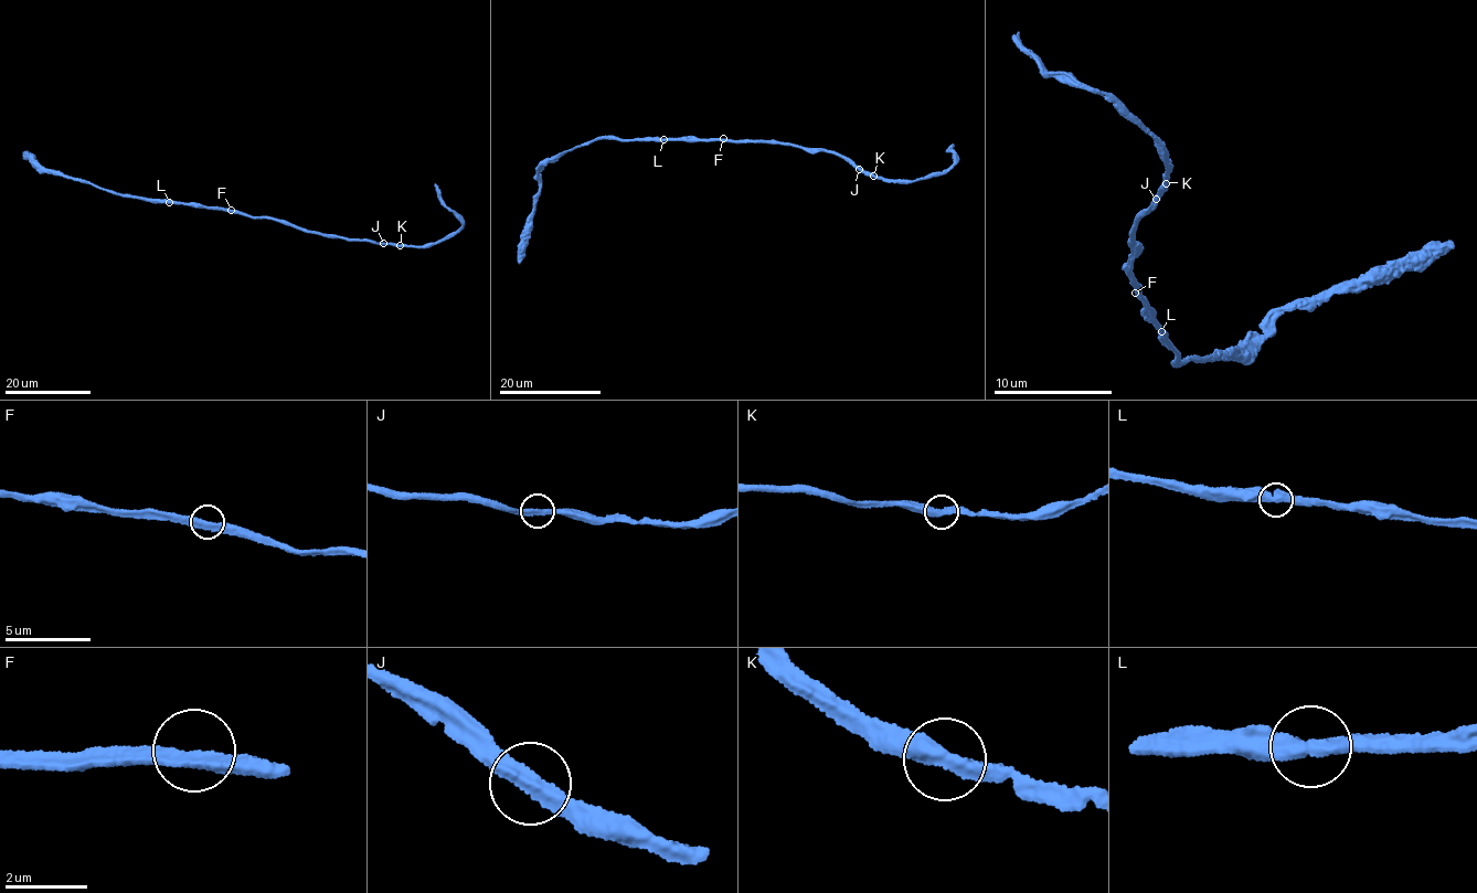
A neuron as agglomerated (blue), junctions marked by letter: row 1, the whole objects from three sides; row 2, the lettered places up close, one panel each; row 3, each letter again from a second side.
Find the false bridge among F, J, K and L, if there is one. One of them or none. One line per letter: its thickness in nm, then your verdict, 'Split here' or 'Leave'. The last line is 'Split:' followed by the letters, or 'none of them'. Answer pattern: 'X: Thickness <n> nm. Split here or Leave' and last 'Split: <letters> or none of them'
F: Thickness 360 nm. Leave
J: Thickness 360 nm. Leave
K: Thickness 400 nm. Leave
L: Thickness 420 nm. Leave
Split: none of them

